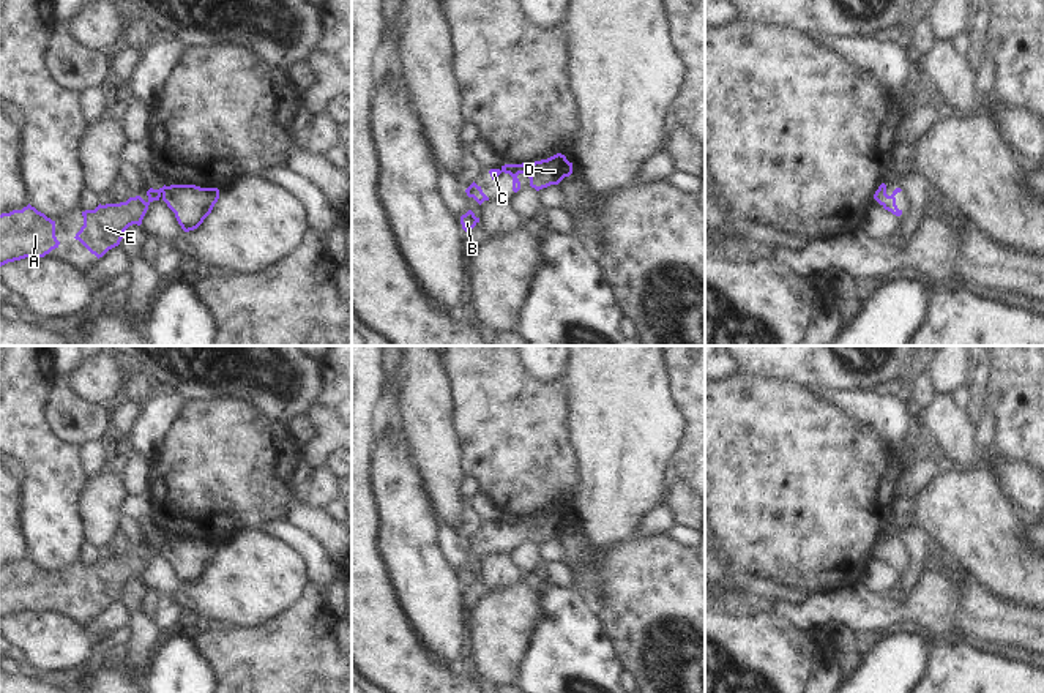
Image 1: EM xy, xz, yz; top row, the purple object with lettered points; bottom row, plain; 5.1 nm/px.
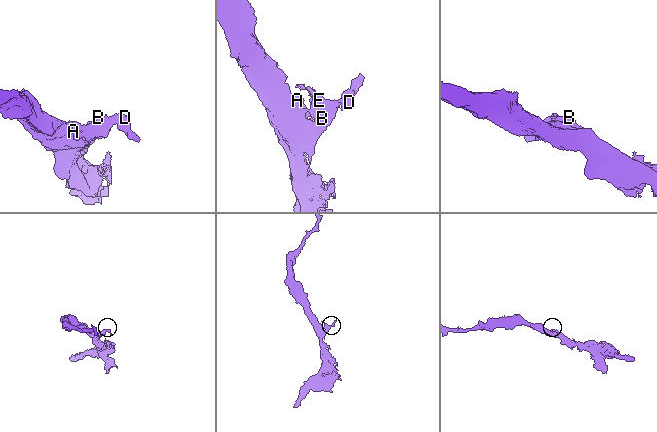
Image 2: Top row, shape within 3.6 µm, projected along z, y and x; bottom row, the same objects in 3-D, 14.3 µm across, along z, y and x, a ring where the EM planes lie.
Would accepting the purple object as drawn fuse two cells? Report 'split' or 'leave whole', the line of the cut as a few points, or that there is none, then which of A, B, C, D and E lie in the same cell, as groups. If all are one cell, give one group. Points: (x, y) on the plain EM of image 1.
leave whole; cut none; groups A B C D E

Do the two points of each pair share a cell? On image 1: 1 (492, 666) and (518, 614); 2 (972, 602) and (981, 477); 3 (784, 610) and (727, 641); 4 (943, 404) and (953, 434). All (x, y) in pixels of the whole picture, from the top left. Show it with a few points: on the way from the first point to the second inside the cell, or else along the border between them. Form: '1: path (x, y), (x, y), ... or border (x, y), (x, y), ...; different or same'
1: path (499, 654), (505, 627); same
2: border (970, 576), (983, 589), (1003, 602); different
3: border (771, 613), (787, 618), (801, 630), (809, 630); different
4: path (943, 412), (945, 427); same

